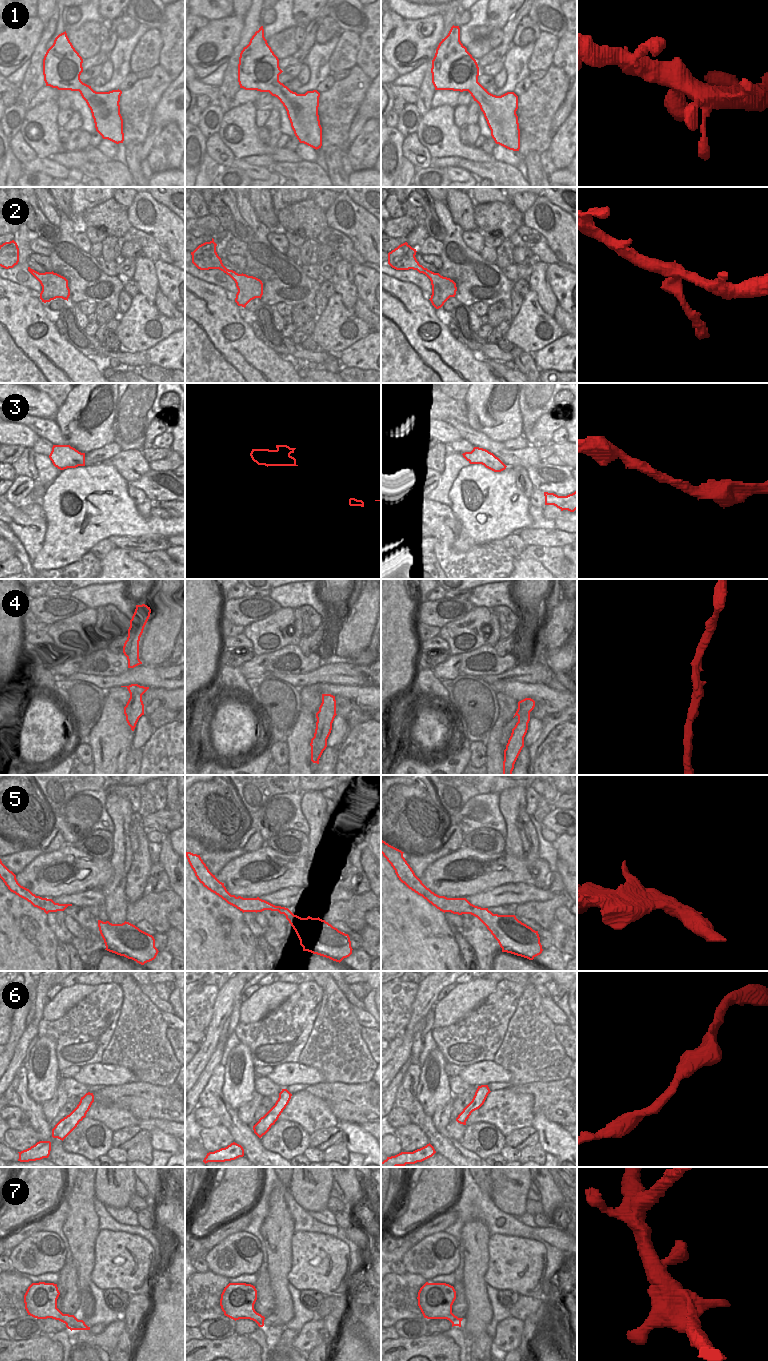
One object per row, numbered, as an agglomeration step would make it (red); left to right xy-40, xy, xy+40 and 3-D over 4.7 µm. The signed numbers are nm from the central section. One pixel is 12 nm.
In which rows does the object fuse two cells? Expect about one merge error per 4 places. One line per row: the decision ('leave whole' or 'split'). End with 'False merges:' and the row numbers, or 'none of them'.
1: leave whole
2: leave whole
3: leave whole
4: leave whole
5: split
6: leave whole
7: leave whole
False merges: 5

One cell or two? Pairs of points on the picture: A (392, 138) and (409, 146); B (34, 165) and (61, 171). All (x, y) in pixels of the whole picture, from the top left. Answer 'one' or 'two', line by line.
A: two
B: one

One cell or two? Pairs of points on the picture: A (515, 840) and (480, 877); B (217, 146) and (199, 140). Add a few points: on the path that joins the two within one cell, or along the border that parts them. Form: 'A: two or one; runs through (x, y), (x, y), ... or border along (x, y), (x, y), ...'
A: two; border along (503, 852), (516, 857), (524, 856)
B: two; border along (207, 138), (205, 152)

